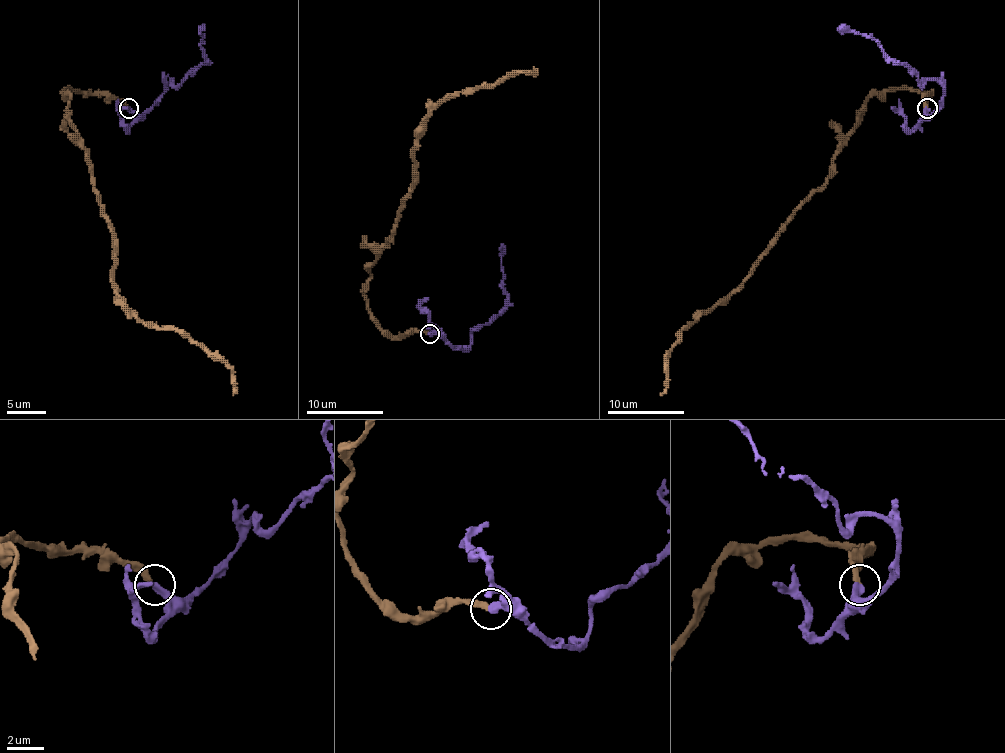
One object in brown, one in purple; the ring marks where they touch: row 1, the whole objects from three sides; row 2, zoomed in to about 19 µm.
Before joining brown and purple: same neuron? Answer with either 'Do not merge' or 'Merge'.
Merge

